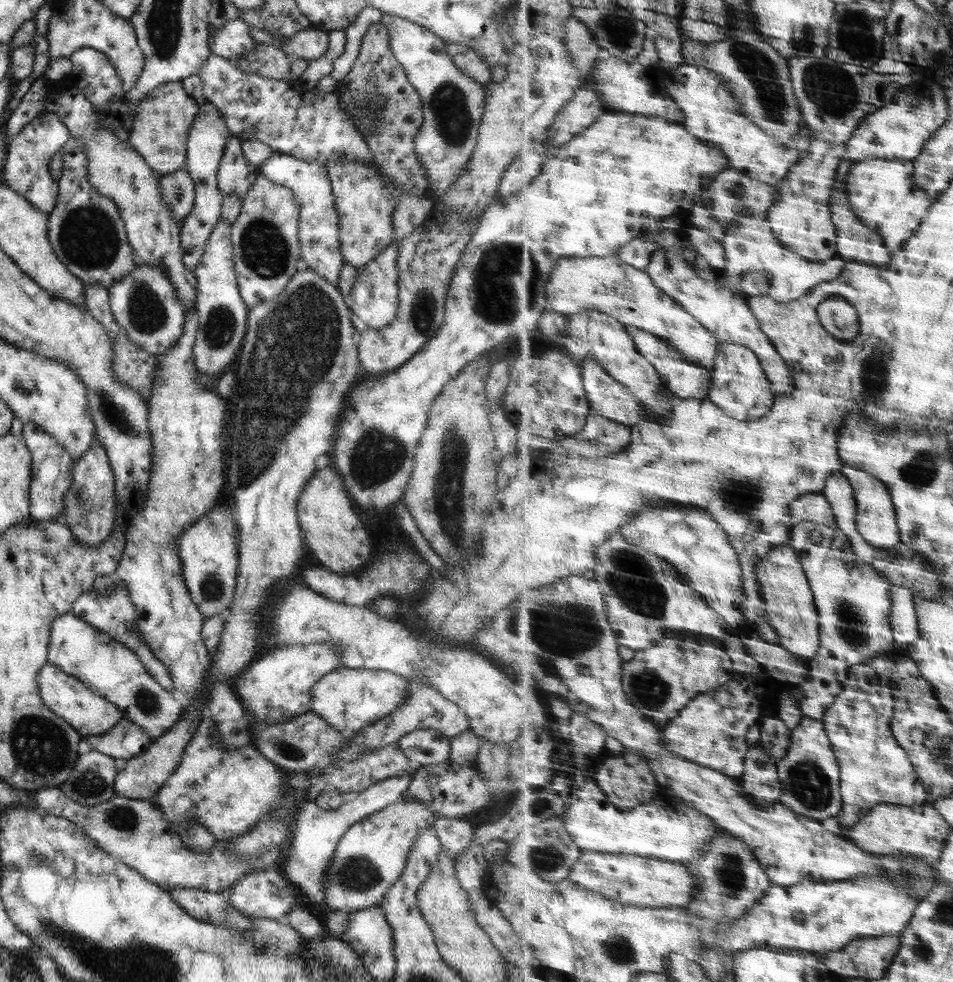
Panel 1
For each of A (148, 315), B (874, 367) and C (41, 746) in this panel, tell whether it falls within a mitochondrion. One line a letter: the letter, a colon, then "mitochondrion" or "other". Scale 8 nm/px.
A: mitochondrion
B: mitochondrion
C: mitochondrion

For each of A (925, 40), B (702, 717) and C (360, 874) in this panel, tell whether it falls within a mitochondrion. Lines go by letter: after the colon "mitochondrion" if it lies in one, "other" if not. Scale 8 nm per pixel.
A: other
B: other
C: mitochondrion

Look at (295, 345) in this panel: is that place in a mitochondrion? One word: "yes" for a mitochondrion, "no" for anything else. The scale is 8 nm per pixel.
yes

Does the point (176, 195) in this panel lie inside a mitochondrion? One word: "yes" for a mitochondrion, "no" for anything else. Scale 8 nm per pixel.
yes

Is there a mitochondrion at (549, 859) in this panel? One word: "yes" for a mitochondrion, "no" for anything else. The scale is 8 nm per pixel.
yes

